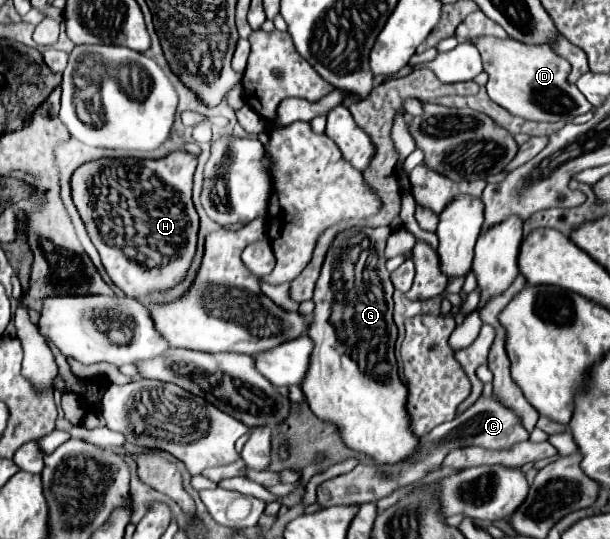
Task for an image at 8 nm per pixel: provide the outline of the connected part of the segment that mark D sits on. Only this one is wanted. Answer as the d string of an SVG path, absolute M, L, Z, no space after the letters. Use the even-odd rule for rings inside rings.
M483 37L475 41L475 47L483 57L483 69L489 73L489 99L509 113L529 121L571 121L593 109L585 95L569 83L569 61L557 55L549 45L525 45L509 37Z

